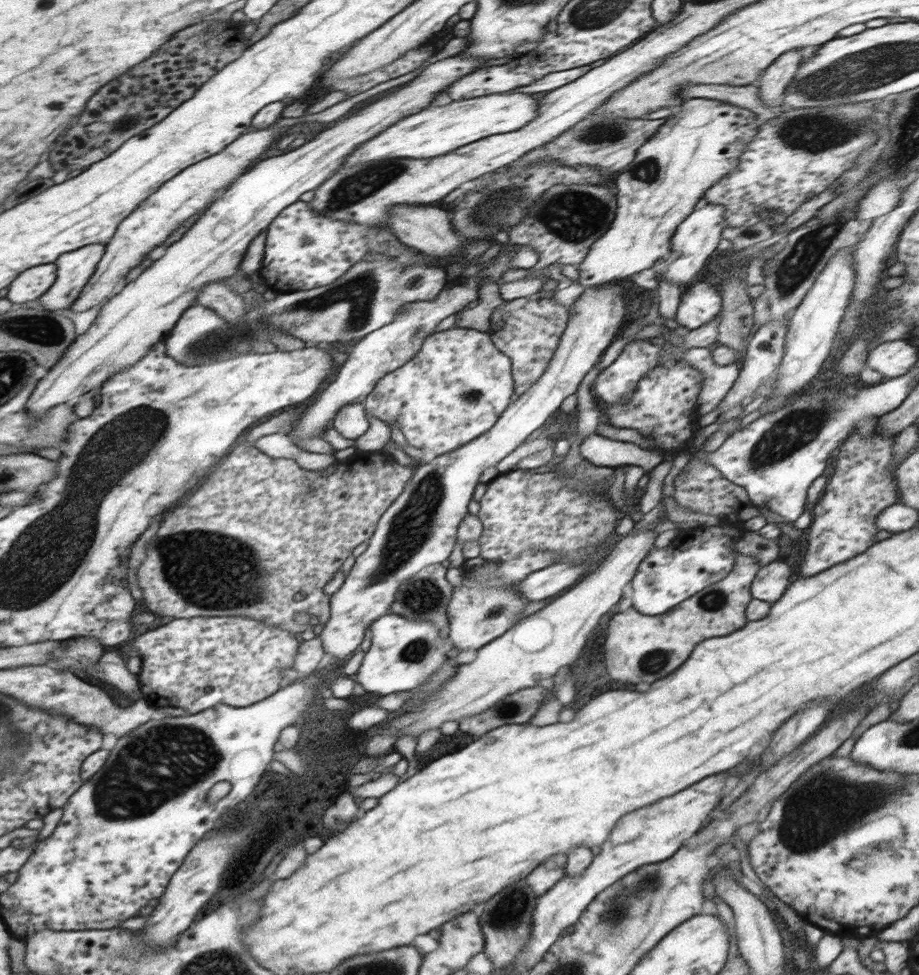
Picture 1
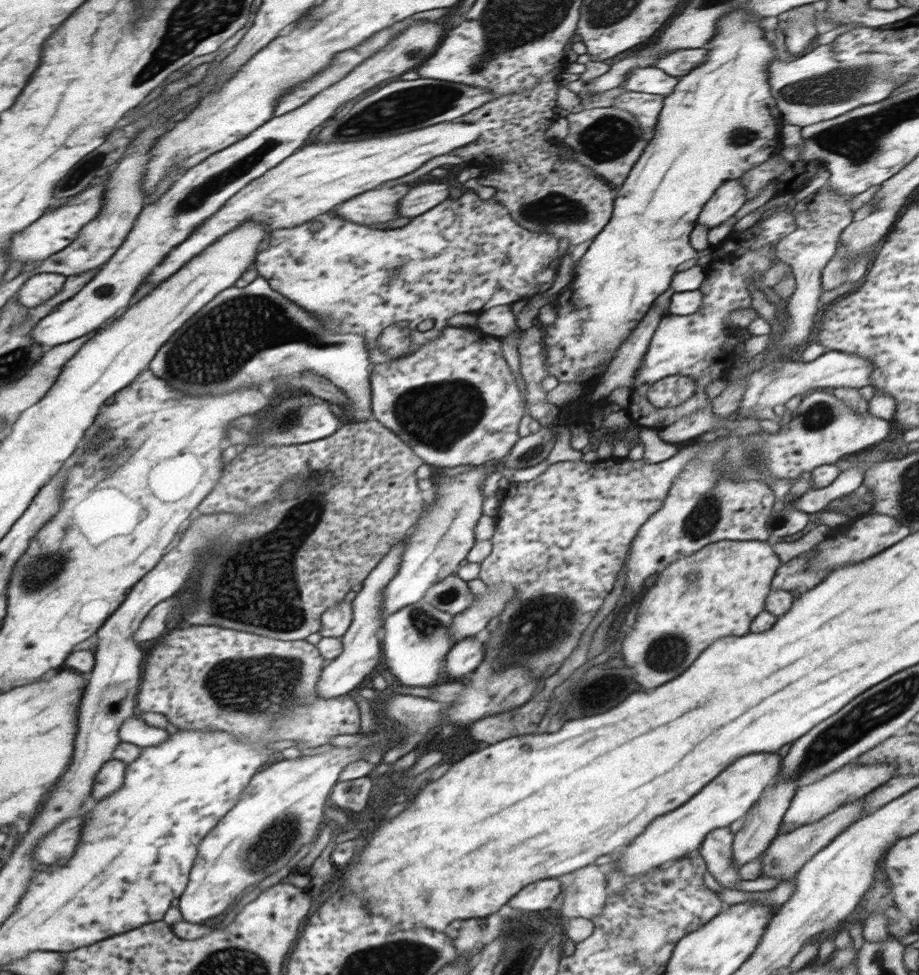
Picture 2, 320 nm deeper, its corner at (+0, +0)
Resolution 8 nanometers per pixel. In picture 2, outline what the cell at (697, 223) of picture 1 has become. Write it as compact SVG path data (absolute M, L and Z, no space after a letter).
M740 179L724 181L702 209L698 225L707 226L710 230L732 218L747 201L746 191Z

